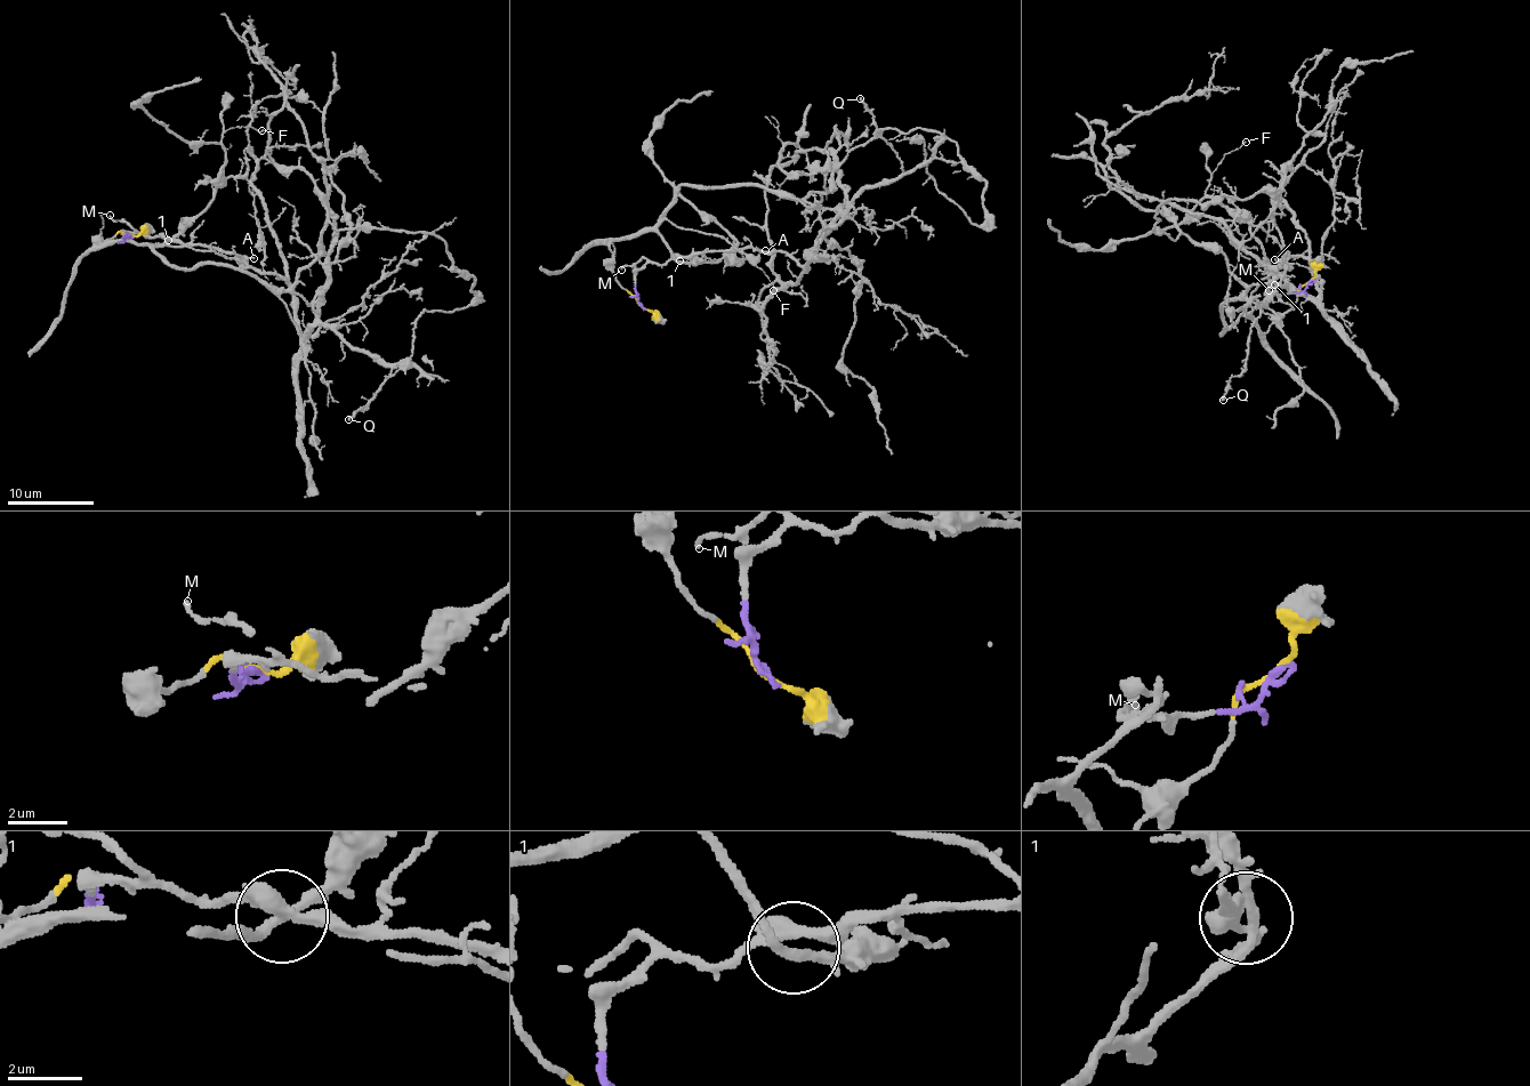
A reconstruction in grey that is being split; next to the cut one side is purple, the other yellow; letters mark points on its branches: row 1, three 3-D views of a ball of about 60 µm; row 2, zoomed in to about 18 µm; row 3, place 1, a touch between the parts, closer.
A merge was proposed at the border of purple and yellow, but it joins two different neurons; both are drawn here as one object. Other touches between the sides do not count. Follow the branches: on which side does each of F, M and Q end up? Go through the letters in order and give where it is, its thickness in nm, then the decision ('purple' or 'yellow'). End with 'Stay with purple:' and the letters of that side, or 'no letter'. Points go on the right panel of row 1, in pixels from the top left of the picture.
F: at (1246, 142); 110 nm thick; yellow
M: at (1269, 290); 130 nm thick; purple
Q: at (1223, 400); 200 nm thick; purple
Stay with purple: M, Q

